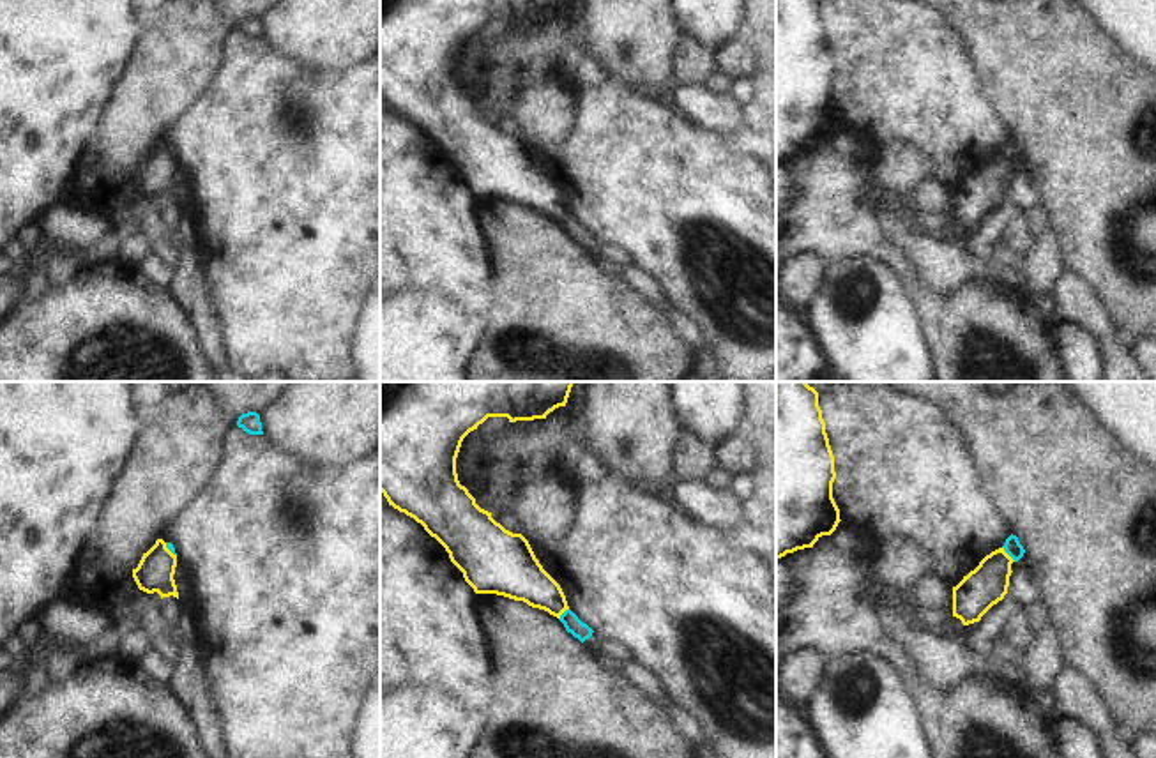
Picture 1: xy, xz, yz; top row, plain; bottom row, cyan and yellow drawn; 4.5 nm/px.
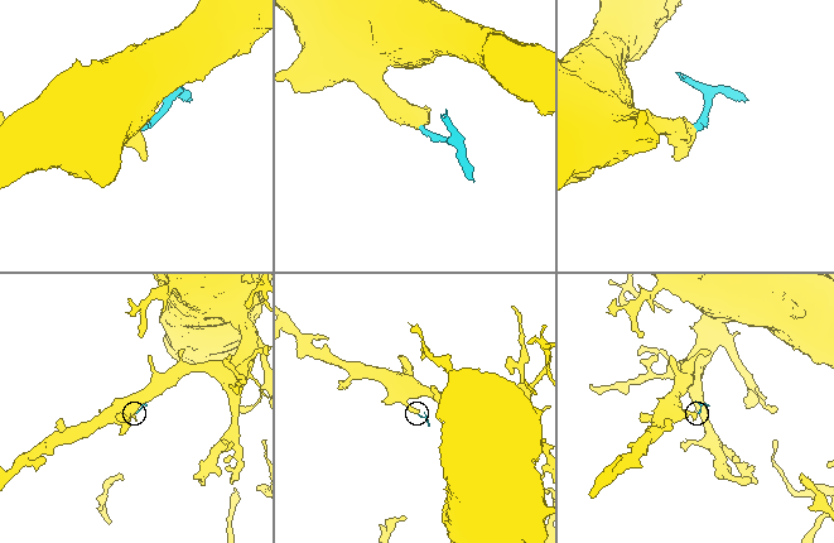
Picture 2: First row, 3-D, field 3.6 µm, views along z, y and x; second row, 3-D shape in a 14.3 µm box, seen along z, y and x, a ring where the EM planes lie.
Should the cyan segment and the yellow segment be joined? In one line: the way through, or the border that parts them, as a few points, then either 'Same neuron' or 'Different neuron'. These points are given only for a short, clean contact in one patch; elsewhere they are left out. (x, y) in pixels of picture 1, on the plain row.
Boundary: yz (1003, 151), (1015, 165). Different neuron.

